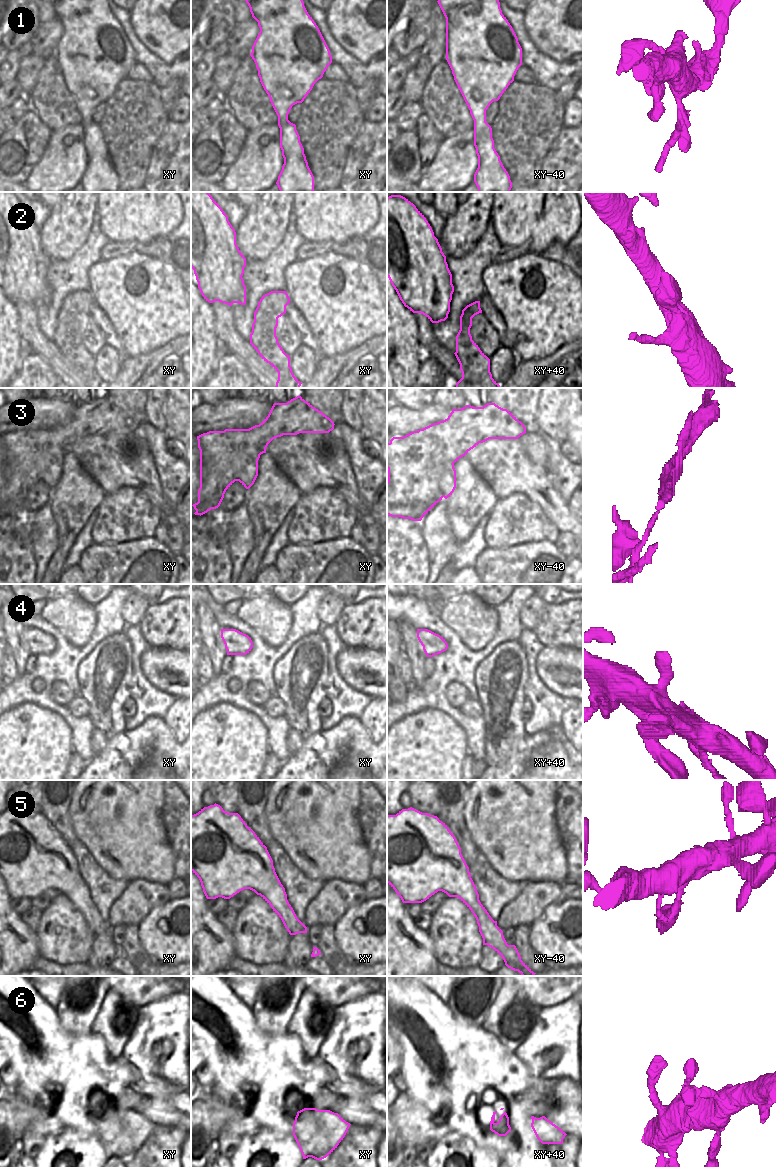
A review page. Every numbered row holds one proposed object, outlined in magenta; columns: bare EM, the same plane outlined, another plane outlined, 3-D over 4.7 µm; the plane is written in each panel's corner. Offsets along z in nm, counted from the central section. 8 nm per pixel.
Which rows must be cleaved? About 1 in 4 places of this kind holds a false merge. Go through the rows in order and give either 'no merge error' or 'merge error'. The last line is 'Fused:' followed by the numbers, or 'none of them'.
1: no merge error
2: no merge error
3: merge error
4: no merge error
5: no merge error
6: no merge error
Fused: 3

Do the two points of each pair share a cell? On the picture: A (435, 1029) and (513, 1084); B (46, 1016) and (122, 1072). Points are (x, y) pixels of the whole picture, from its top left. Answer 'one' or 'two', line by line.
A: one
B: one

